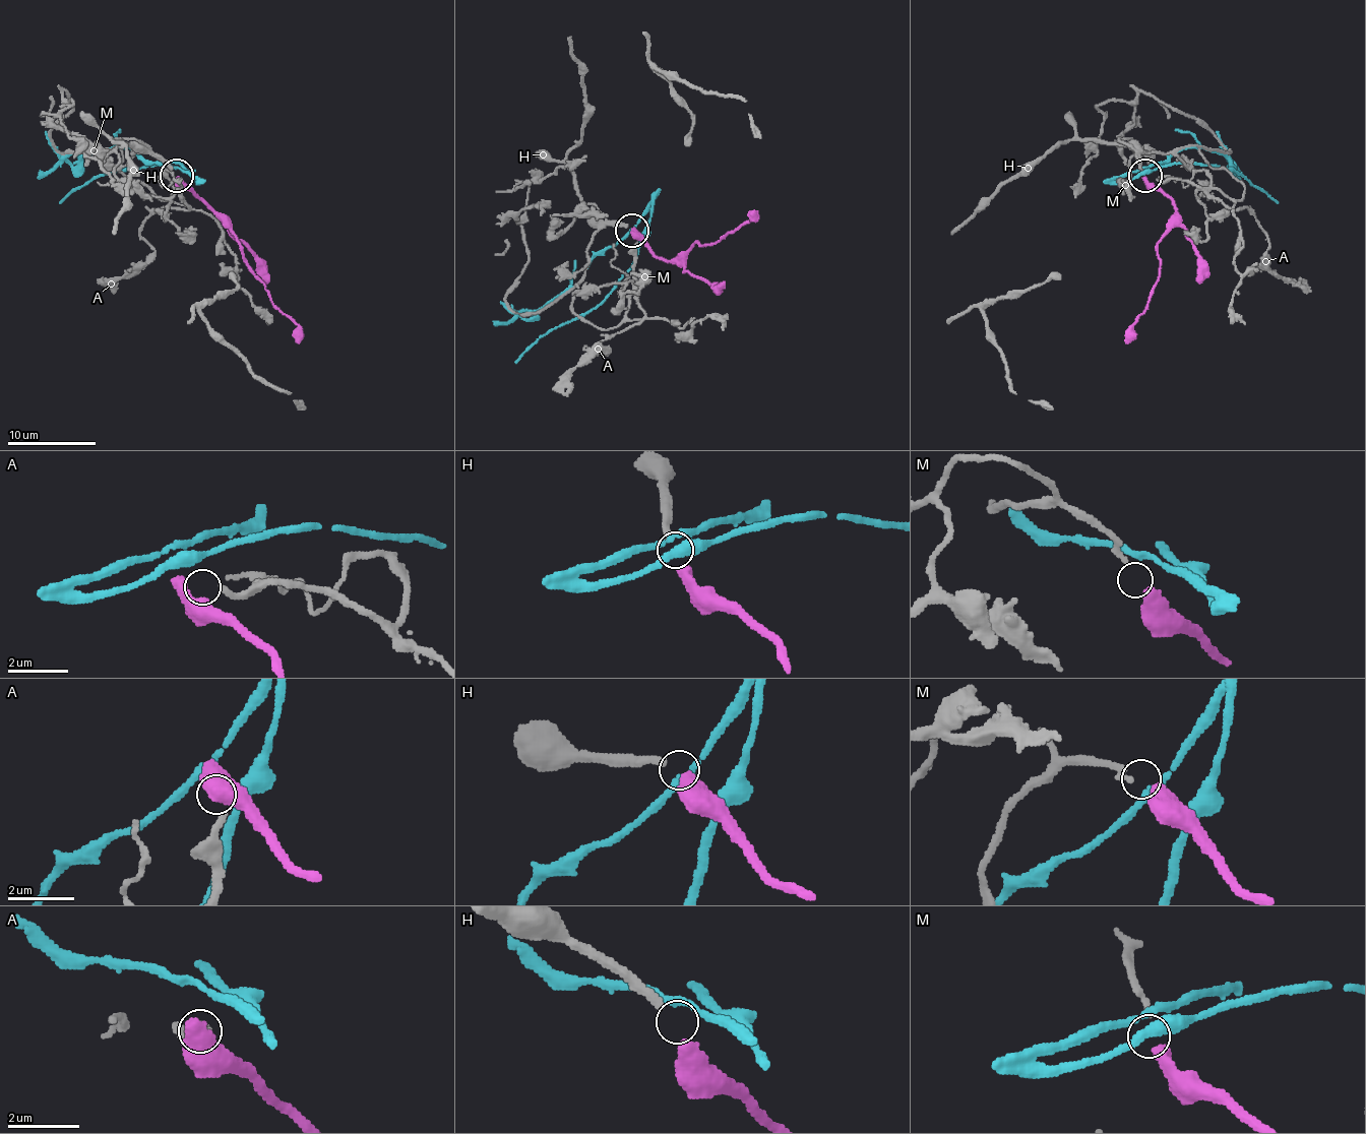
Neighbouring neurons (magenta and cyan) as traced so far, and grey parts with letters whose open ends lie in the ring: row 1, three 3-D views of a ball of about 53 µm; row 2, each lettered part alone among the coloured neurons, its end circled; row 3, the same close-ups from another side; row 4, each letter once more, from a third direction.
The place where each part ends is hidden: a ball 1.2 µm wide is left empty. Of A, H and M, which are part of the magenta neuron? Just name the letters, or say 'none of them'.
H

